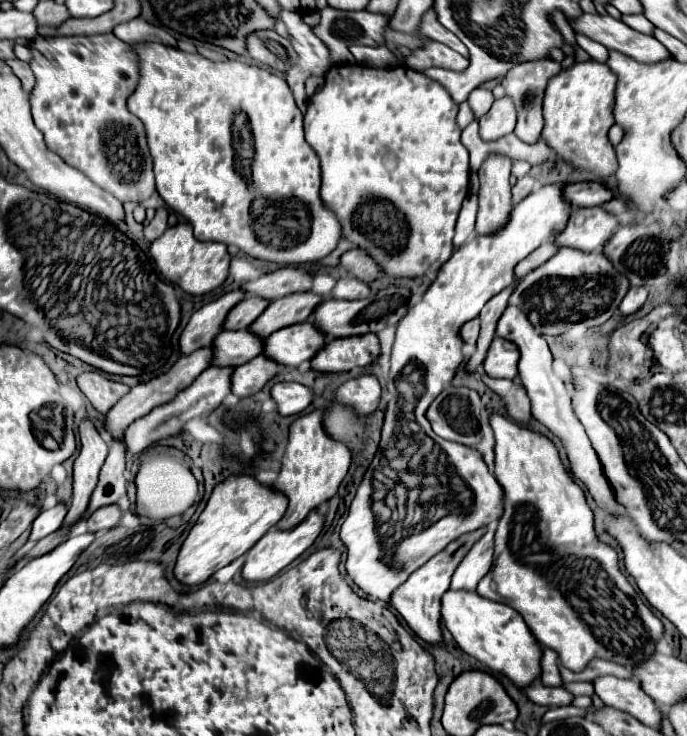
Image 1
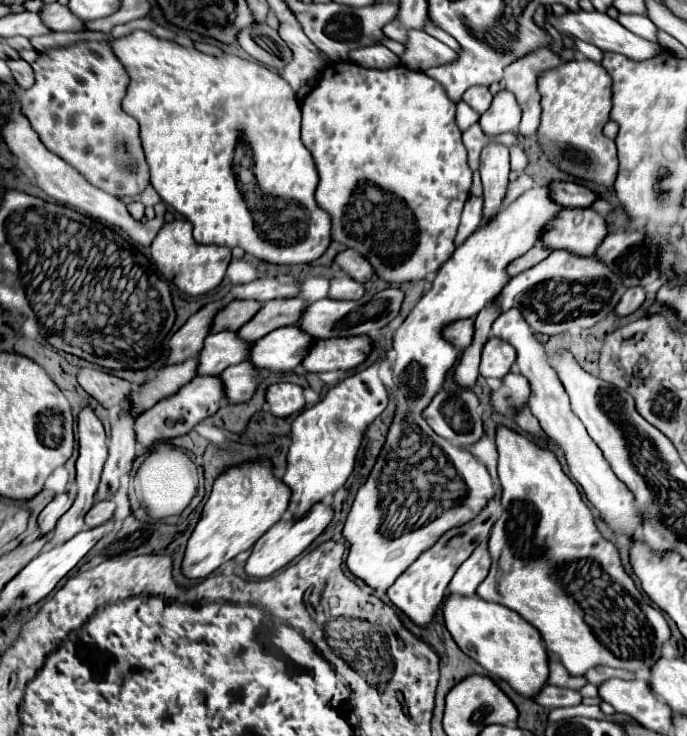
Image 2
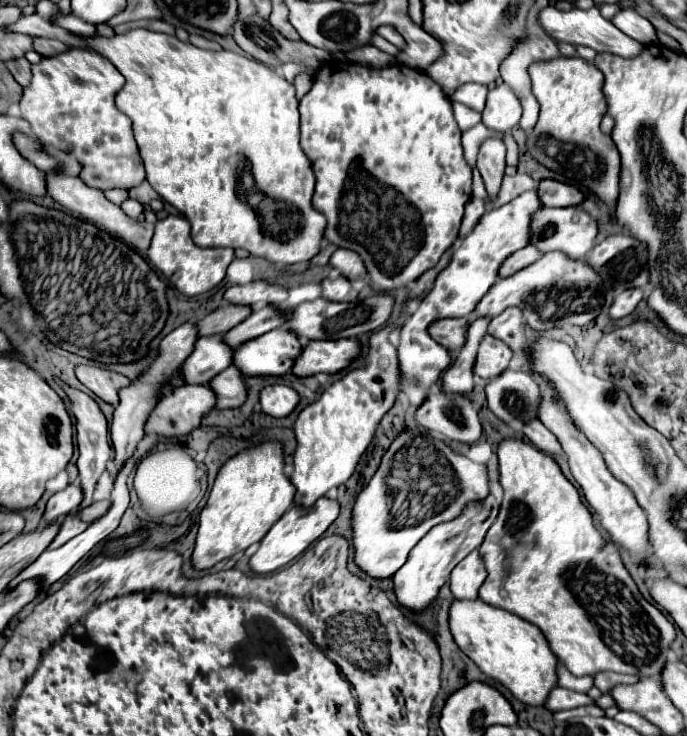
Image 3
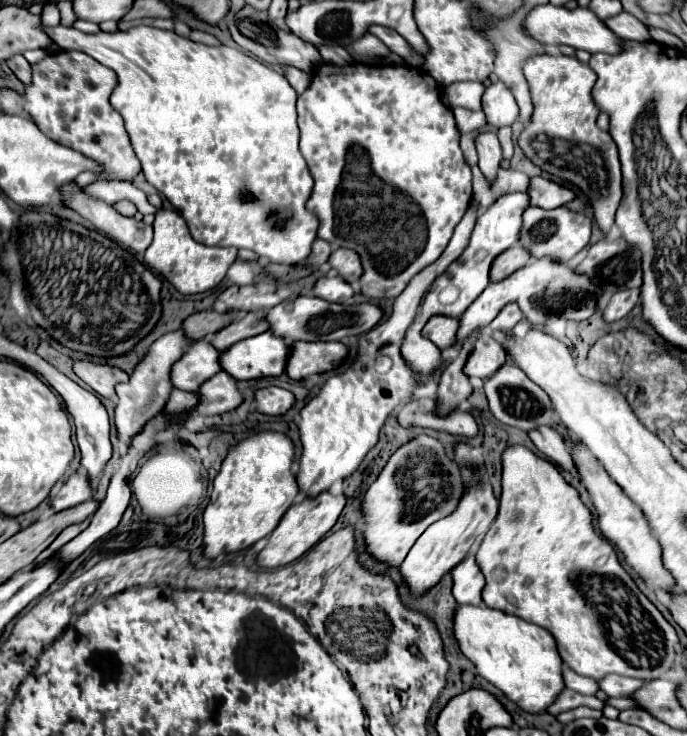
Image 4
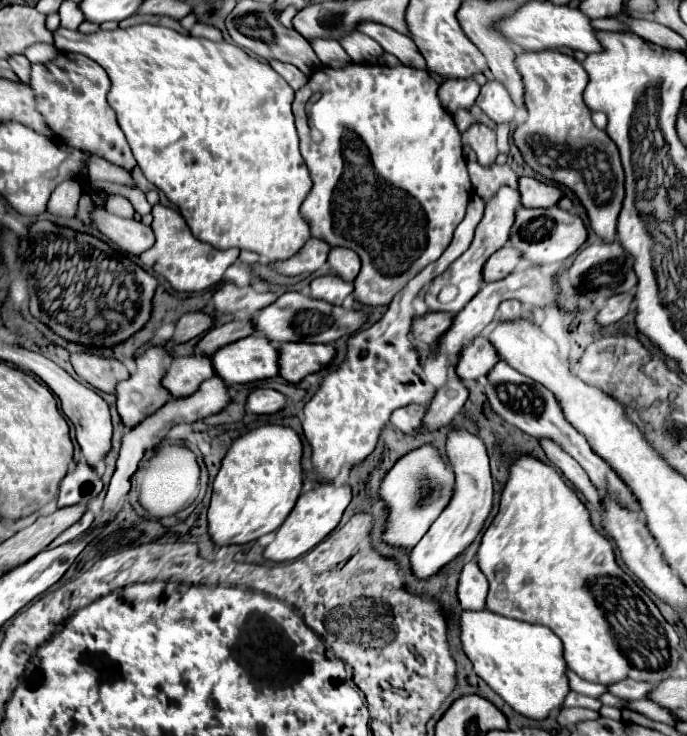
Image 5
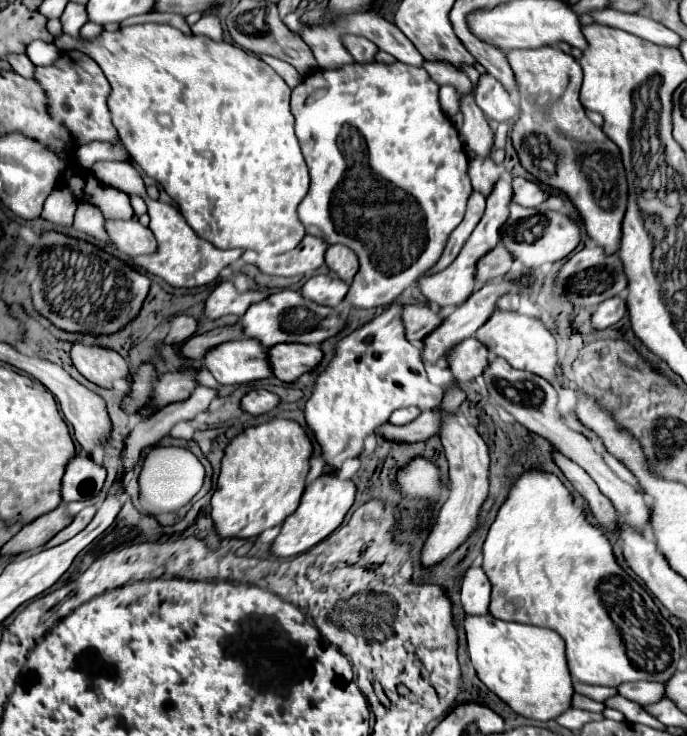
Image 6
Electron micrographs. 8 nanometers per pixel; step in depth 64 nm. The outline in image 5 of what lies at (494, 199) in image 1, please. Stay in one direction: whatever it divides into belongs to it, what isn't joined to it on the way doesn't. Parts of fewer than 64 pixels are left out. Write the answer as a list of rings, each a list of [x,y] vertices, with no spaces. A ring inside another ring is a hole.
[[[474,124],[472,128],[468,128],[462,134],[462,142],[476,152],[480,166],[492,166],[496,162],[496,156],[500,154],[496,146],[496,132],[484,124]]]

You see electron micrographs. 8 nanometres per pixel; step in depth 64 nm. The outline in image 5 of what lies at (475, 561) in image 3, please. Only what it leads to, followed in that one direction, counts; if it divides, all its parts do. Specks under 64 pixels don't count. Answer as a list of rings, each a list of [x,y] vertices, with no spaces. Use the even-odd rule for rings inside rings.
[[[474,560],[462,568],[456,592],[464,610],[482,610],[486,606],[488,580]]]

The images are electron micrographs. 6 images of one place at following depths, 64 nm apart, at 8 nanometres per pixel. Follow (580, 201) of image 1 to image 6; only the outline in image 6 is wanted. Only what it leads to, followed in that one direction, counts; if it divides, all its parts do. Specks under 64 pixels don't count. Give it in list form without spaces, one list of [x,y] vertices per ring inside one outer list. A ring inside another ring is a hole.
[[[514,178],[512,186],[514,186],[514,202],[518,202],[520,206],[540,206],[550,196],[536,182],[526,178]]]

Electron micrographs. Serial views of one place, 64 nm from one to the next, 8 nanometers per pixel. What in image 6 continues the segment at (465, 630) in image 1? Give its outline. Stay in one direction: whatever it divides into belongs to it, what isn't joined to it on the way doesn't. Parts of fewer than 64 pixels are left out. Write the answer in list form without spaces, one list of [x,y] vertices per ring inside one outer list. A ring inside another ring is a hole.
[[[490,614],[464,618],[468,656],[478,678],[516,714],[532,720],[552,720],[570,708],[574,694],[564,640],[550,628],[504,622]]]

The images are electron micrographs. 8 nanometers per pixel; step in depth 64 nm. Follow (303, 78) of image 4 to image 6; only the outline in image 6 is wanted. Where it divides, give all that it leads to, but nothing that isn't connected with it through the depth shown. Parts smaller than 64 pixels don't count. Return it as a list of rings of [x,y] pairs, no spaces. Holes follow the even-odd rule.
[[[260,56],[268,66],[272,66],[282,78],[284,82],[290,86],[290,88],[296,88],[300,82],[302,82],[302,76],[296,72],[296,68],[292,68],[290,64],[286,64],[284,60],[276,60],[276,58],[270,58],[270,56]]]

